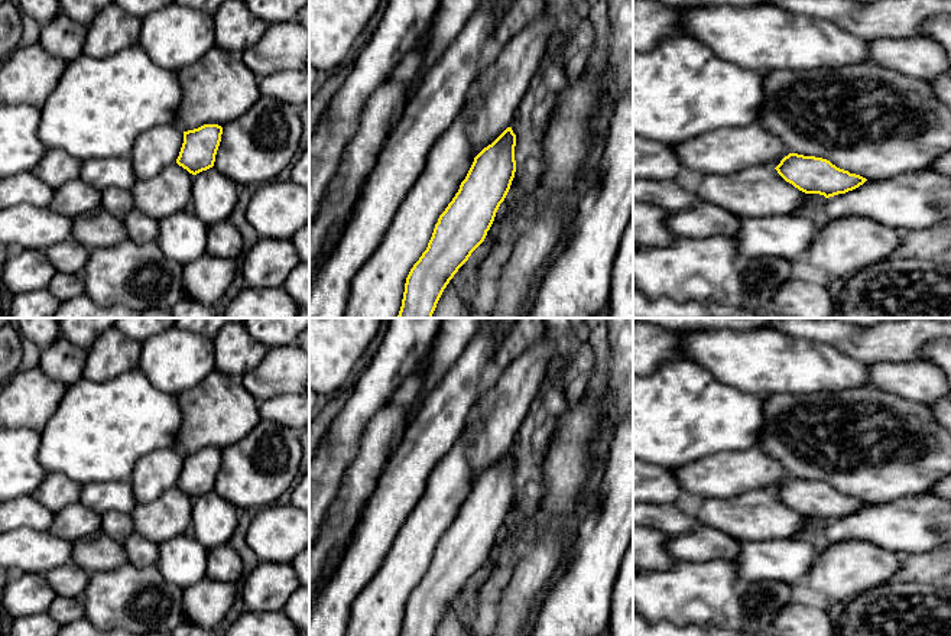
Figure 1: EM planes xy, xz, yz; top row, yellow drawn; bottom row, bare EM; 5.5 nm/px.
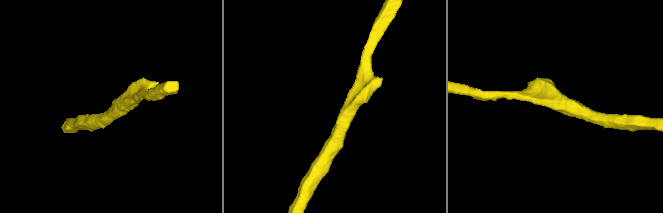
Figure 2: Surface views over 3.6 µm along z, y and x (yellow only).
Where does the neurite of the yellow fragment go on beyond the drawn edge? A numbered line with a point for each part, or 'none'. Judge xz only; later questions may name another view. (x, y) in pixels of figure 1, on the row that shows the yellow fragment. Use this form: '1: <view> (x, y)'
none

